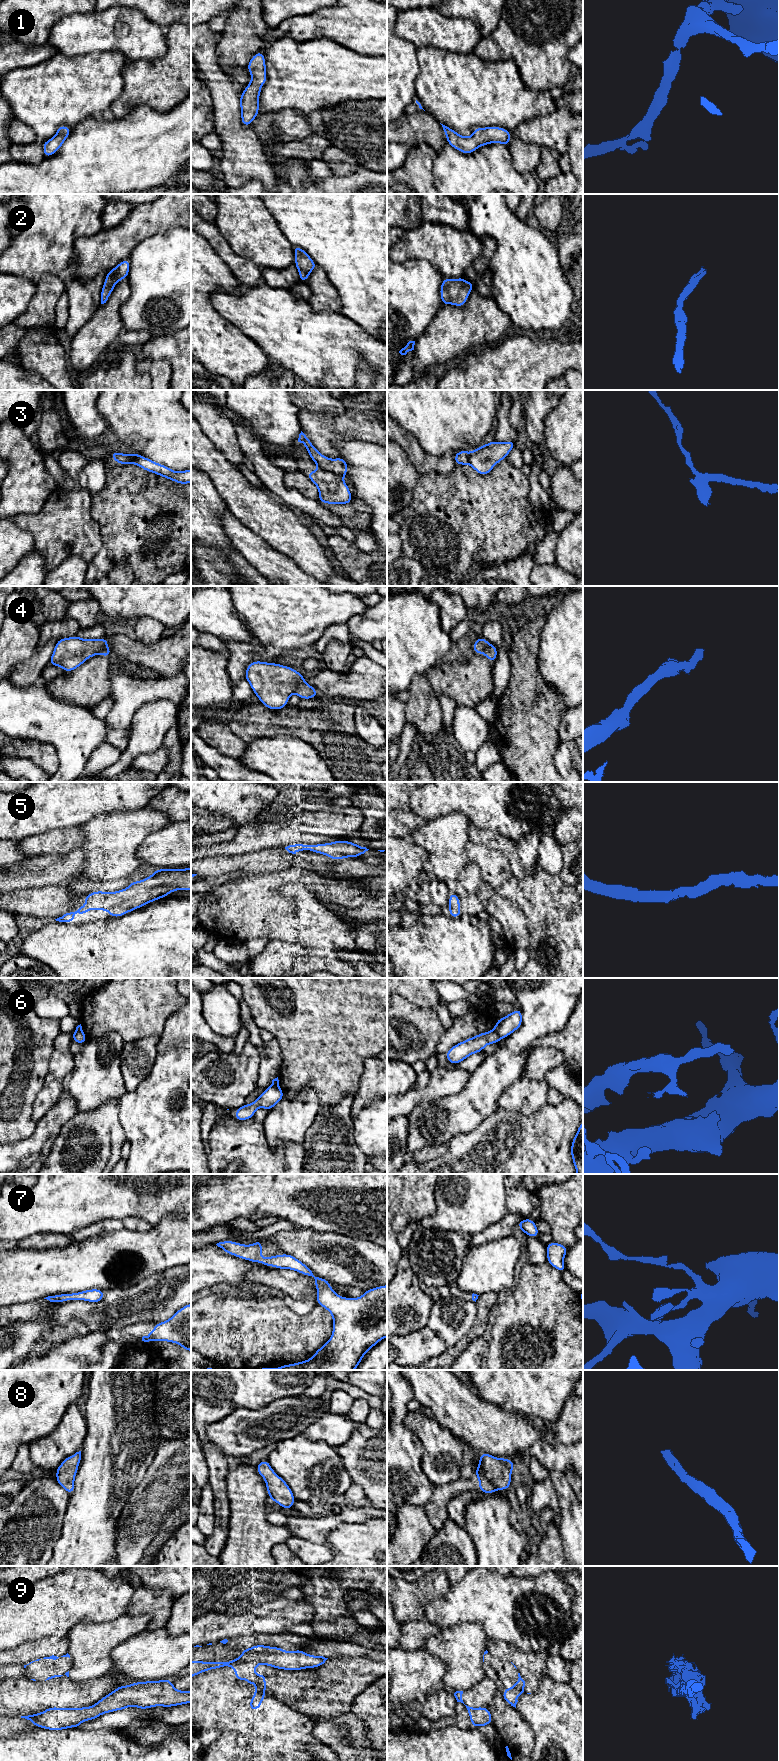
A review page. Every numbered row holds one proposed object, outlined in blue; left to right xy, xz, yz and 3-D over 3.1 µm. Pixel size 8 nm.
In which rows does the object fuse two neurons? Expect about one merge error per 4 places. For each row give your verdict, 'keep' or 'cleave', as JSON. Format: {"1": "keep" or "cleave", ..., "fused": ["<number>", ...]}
{"1": "keep", "2": "keep", "3": "cleave", "4": "cleave", "5": "keep", "6": "cleave", "7": "keep", "8": "keep", "9": "keep", "fused": ["3", "4", "6"]}

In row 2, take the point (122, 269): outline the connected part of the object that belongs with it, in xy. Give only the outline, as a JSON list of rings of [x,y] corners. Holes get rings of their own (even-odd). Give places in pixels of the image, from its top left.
[[[125,259],[107,273],[100,294],[101,304],[106,303],[116,283],[128,277],[129,270],[130,270],[130,261],[129,259]]]

